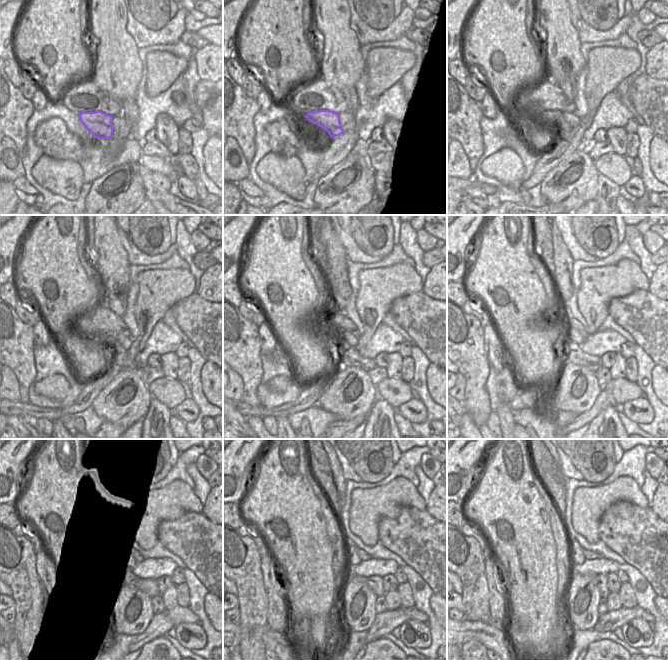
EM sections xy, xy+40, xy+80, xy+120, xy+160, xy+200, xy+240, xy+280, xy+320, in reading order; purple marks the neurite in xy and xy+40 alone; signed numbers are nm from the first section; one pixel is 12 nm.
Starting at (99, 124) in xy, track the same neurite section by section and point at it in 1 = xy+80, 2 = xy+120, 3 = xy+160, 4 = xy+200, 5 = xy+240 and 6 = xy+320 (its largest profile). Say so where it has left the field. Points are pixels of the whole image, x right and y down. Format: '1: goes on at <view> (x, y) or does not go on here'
1: goes on at xy+80 (556, 117)
2: goes on at xy+120 (120, 354)
3: goes on at xy+160 (350, 357)
4: goes on at xy+200 (574, 355)
5: goes on at xy+240 (149, 586)
6: goes on at xy+320 (601, 581)

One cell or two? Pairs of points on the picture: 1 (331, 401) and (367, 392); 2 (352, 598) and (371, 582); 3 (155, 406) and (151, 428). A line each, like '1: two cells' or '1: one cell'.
1: one cell
2: two cells
3: one cell

